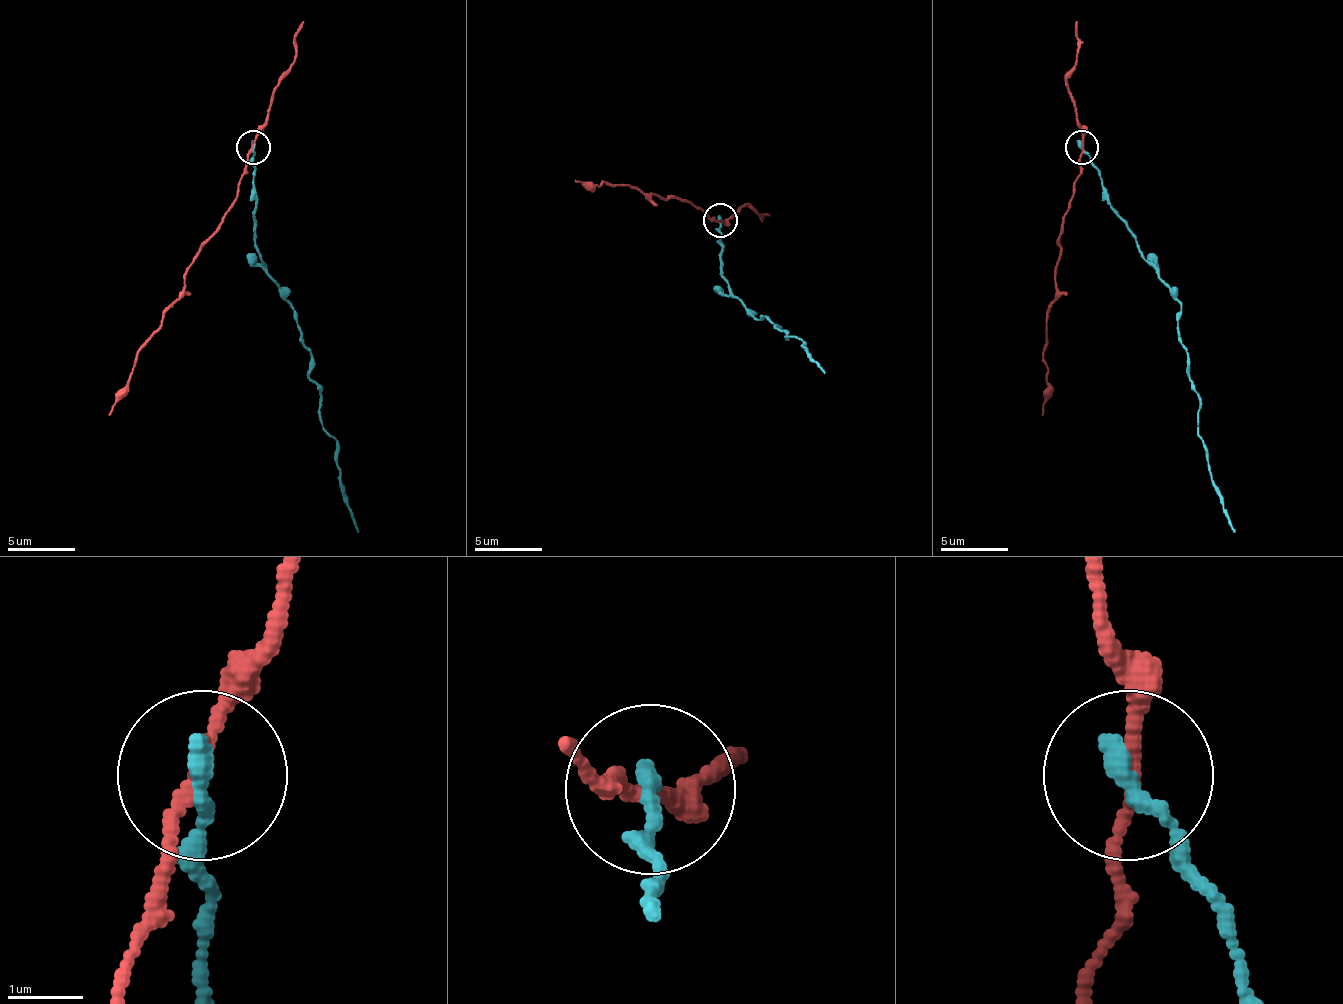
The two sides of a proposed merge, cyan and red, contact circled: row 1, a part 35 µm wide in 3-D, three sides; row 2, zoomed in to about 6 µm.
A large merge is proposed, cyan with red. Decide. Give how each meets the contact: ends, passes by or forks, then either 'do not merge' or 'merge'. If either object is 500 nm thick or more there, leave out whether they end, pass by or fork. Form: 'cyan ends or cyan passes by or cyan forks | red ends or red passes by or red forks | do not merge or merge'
cyan ends | red passes by | do not merge

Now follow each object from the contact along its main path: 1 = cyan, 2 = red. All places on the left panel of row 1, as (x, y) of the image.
1: (252, 148), (256, 252), (293, 306), (320, 397), (320, 424), (333, 437), (357, 532)
2: (252, 148), (246, 175), (225, 218), (188, 269), (182, 296), (138, 353), (128, 390), (108, 414)

